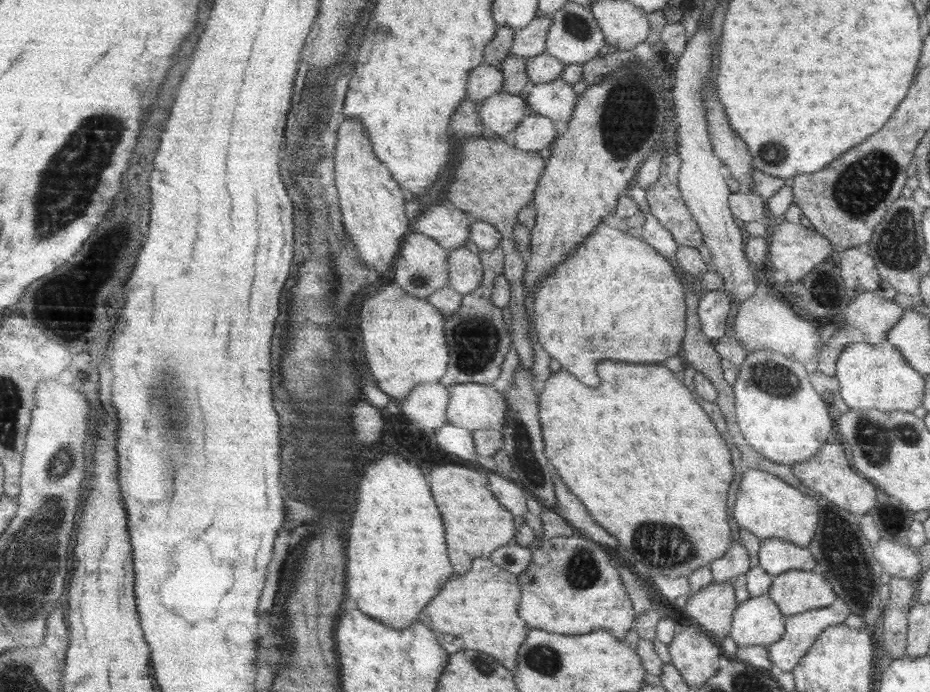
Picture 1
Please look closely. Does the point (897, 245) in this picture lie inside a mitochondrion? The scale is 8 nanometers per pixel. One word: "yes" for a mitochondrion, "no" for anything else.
yes

